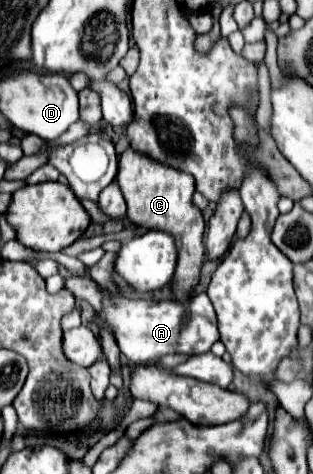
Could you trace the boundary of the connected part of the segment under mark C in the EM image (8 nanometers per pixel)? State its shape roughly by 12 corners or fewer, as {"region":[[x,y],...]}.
{"region":[[134,147],[118,185],[138,227],[176,239],[174,295],[188,299],[204,261],[194,179]]}

